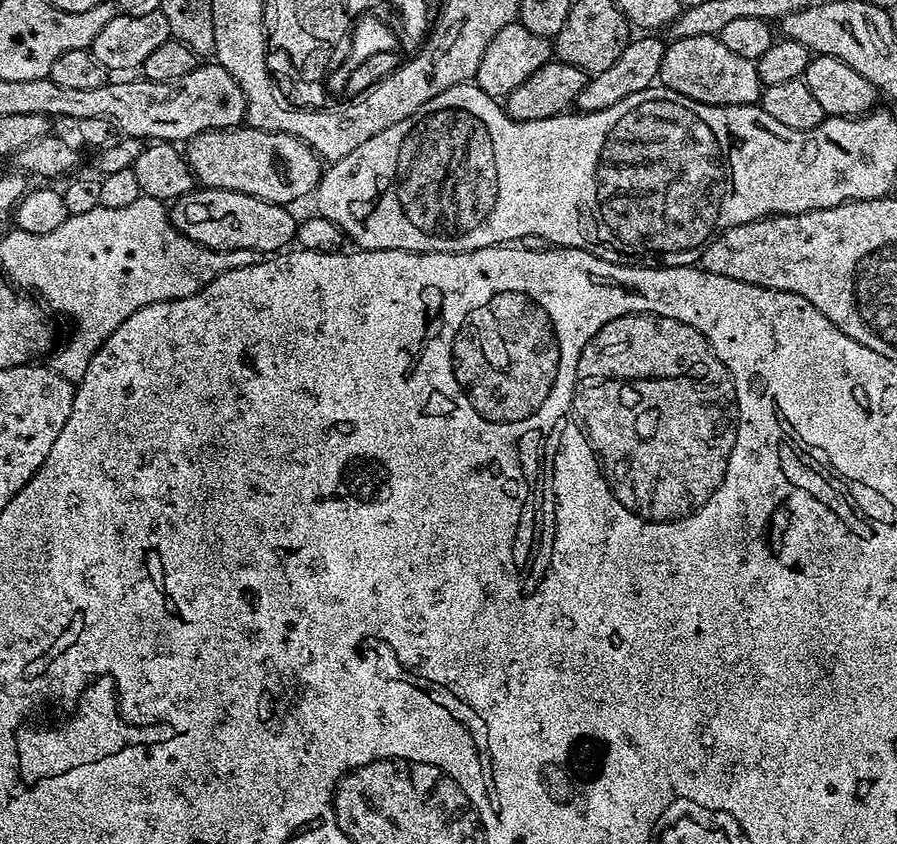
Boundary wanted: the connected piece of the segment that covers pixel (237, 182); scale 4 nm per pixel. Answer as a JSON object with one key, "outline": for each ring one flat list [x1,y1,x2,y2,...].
{"outline":[[251,126,198,134,187,141,186,155,190,170,203,187,234,190,285,206,292,206,303,196,311,197,322,175,321,157,304,140,285,132,267,132]]}

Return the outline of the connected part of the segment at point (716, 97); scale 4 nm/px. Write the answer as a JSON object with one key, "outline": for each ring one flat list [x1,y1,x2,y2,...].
{"outline":[[695,36,681,40,673,39,671,43,665,47,660,66,659,83,663,87,703,104,754,104,759,101,762,85,756,73,755,63,726,50,726,46,722,46,722,42,717,37]]}

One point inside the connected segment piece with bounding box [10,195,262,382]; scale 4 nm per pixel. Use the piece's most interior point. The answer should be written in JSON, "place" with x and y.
{"place":[99,267]}

